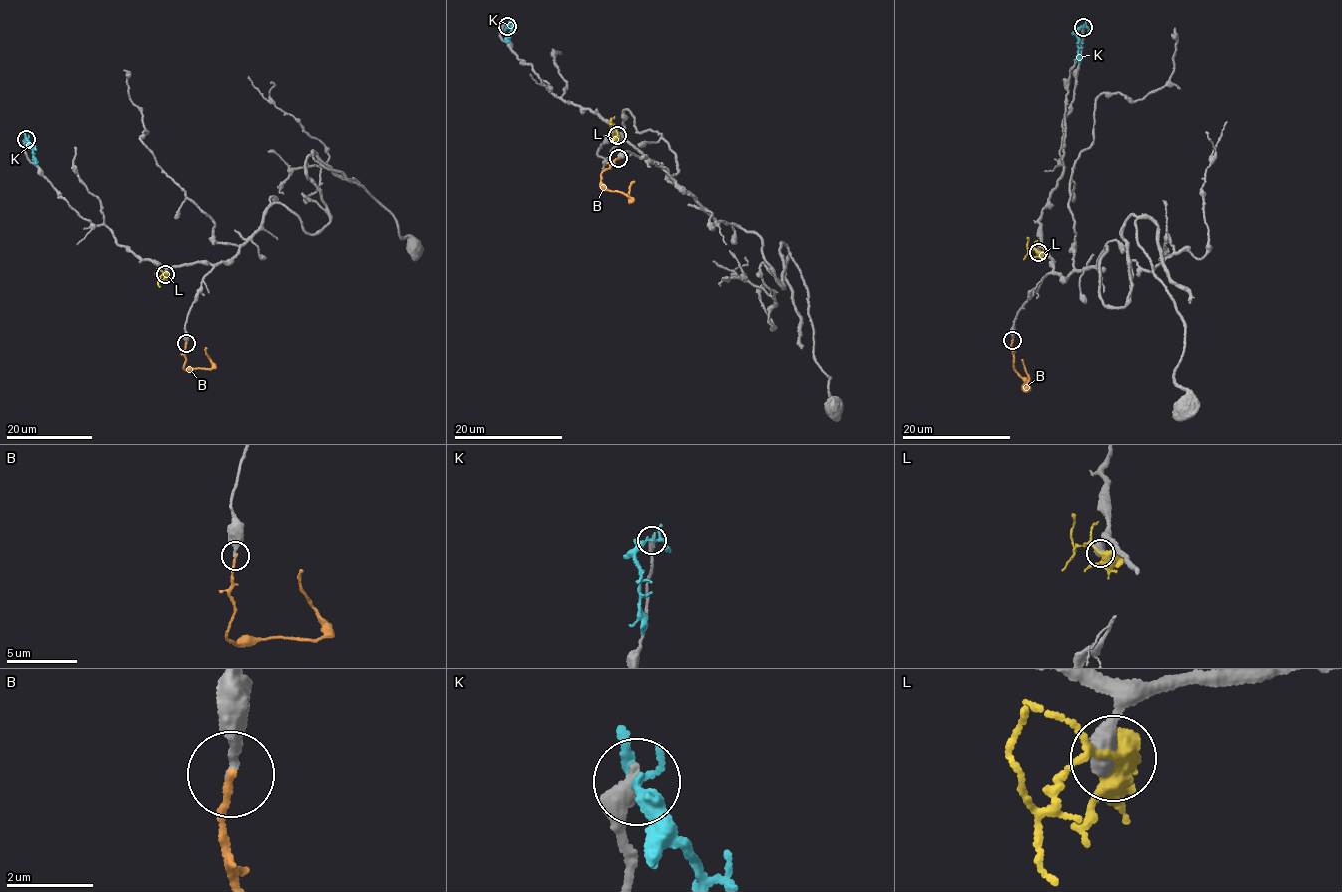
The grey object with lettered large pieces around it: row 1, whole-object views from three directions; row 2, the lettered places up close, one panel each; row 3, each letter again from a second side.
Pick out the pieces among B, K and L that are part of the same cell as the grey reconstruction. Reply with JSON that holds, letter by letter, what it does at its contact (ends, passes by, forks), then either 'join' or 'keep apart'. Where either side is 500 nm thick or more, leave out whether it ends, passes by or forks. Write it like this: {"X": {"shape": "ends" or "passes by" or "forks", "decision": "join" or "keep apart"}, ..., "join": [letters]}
{"B": {"shape": "ends", "decision": "keep apart"}, "K": {"shape": "forks", "decision": "keep apart"}, "L": {"decision": "keep apart"}, "join": []}

